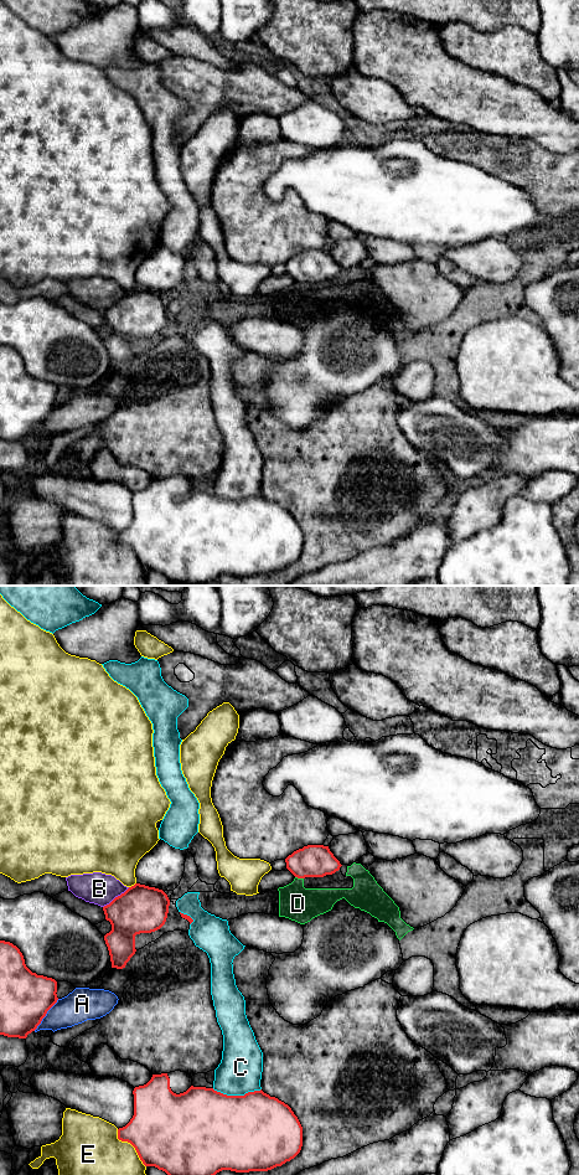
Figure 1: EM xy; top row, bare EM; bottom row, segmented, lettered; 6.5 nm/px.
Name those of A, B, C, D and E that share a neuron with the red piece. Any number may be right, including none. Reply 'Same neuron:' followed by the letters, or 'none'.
Same neuron: none

